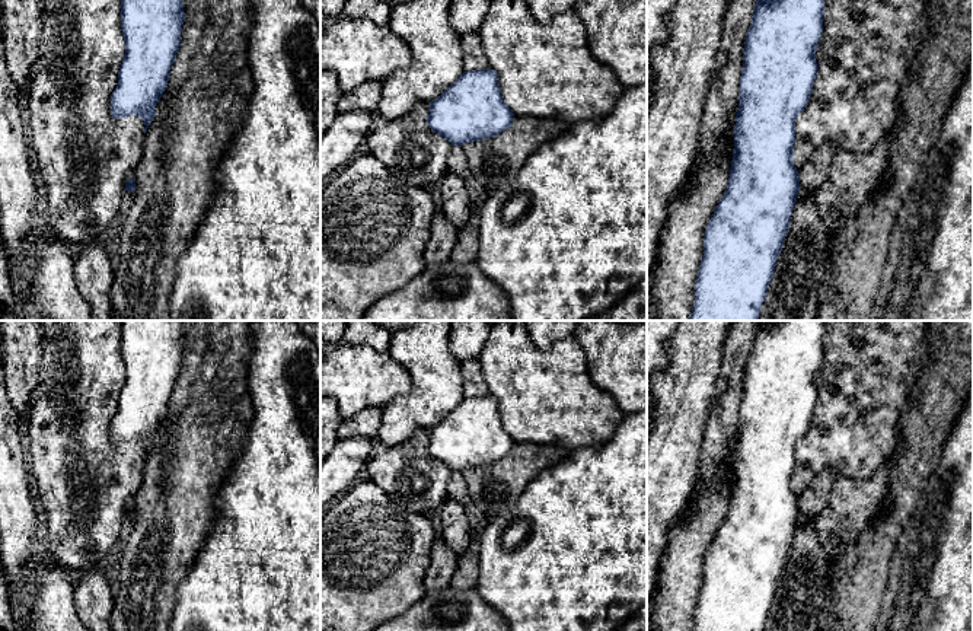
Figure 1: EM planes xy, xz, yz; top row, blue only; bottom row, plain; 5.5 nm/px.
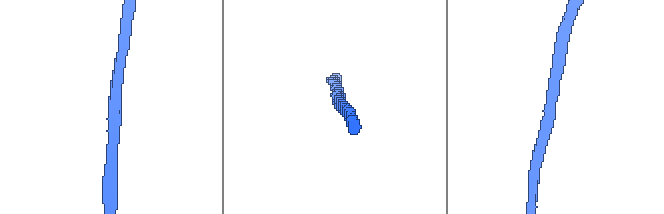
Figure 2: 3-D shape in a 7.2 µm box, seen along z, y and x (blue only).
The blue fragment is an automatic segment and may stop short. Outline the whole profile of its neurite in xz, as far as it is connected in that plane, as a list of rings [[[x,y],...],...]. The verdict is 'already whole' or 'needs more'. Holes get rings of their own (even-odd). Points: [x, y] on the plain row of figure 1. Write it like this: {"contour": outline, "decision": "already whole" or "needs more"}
{"contour": [[[492,395],[463,398],[438,424],[430,428],[428,453],[453,472],[481,468],[507,456],[514,440],[501,423]]], "decision": "already whole"}

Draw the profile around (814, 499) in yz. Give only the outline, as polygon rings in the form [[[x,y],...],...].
[[[824,469],[813,479],[810,487],[801,495],[798,495],[801,514],[814,519],[827,506],[833,481],[839,475],[840,474],[833,469]]]

